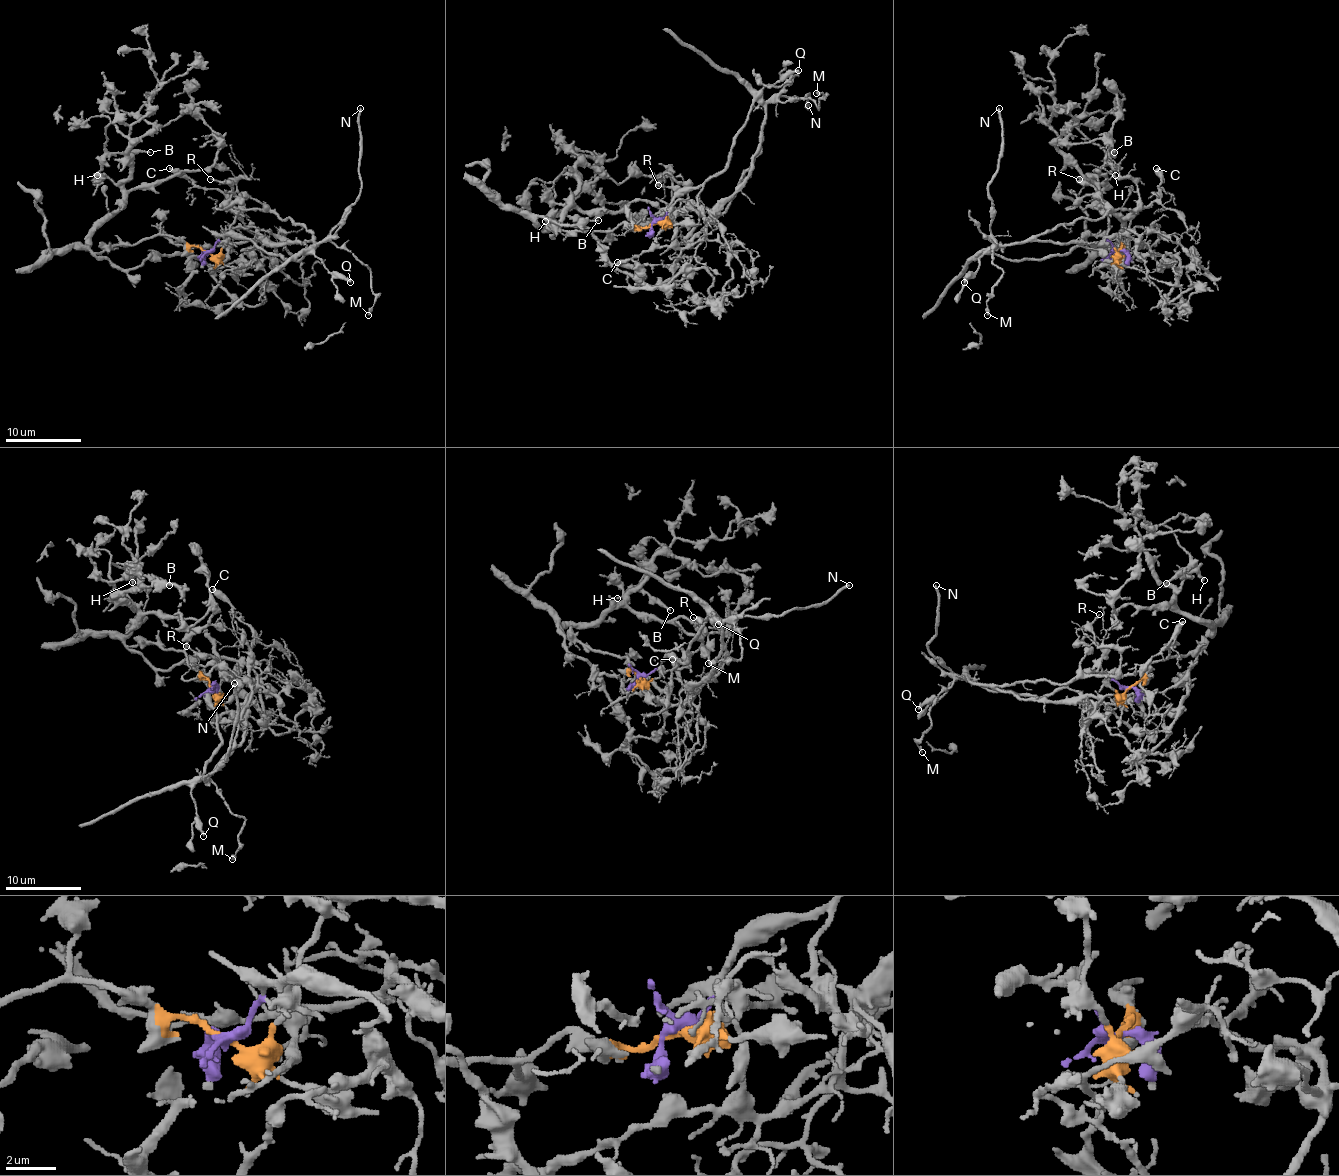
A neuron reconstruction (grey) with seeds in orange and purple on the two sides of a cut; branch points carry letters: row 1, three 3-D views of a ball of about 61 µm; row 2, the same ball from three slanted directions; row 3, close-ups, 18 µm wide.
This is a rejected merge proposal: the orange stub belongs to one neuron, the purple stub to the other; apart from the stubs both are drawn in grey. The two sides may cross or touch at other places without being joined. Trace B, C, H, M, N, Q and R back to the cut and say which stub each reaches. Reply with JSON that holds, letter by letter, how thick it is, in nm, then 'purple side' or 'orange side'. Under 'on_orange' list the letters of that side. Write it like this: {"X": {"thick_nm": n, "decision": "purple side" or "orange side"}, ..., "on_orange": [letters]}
{"B": {"thick_nm": 190, "decision": "orange side"}, "C": {"thick_nm": 440, "decision": "purple side"}, "H": {"thick_nm": 200, "decision": "orange side"}, "M": {"thick_nm": 280, "decision": "purple side"}, "N": {"thick_nm": 240, "decision": "purple side"}, "Q": {"thick_nm": 280, "decision": "purple side"}, "R": {"thick_nm": 150, "decision": "orange side"}, "on_orange": ["B", "H", "R"]}

